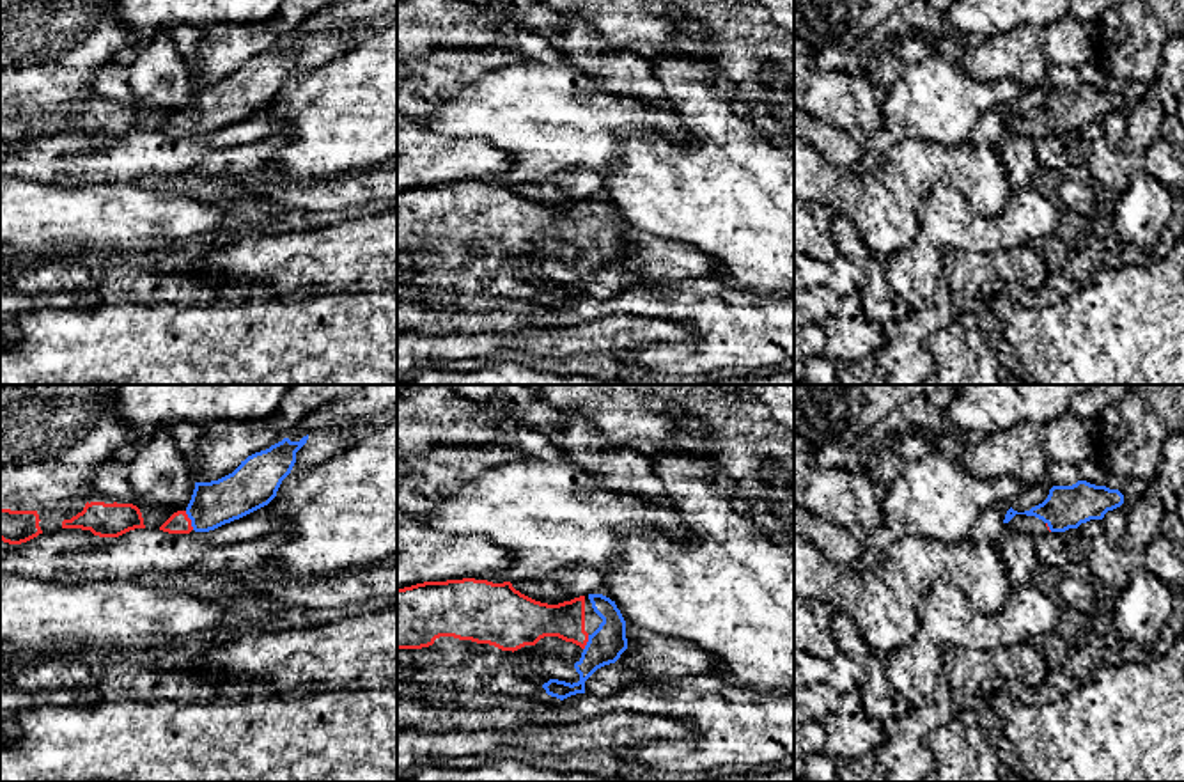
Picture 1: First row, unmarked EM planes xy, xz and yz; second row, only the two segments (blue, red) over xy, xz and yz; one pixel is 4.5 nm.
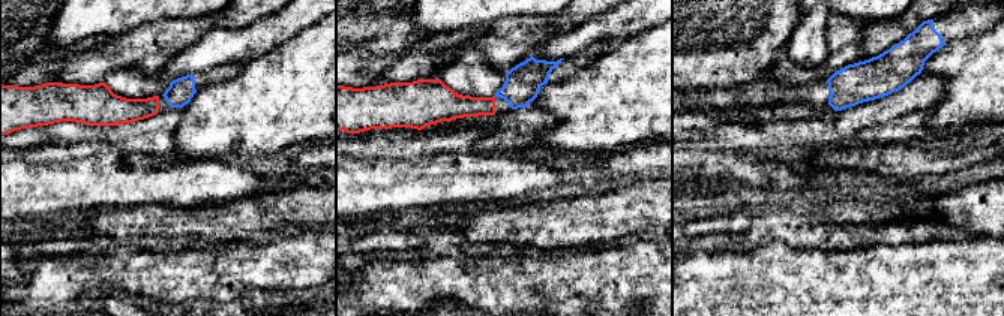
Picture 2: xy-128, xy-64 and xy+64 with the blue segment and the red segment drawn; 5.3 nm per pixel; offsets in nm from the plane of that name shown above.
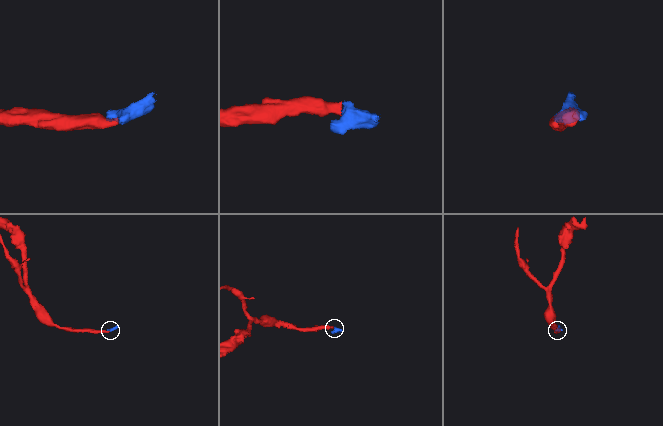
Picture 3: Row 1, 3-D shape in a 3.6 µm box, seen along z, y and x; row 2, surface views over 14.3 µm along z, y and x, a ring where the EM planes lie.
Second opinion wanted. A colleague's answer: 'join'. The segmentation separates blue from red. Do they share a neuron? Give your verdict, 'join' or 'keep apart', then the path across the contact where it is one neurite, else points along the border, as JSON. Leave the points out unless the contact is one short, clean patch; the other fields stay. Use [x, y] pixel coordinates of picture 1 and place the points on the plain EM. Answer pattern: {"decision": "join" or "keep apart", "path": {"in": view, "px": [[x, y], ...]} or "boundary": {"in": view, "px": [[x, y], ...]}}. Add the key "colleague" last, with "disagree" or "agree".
{"decision": "join", "path": {"in": "xy", "px": [[213, 107], [202, 117], [190, 121], [178, 126]]}, "colleague": "agree"}

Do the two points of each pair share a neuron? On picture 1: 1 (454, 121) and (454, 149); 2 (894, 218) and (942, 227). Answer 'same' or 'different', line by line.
1: different
2: different

